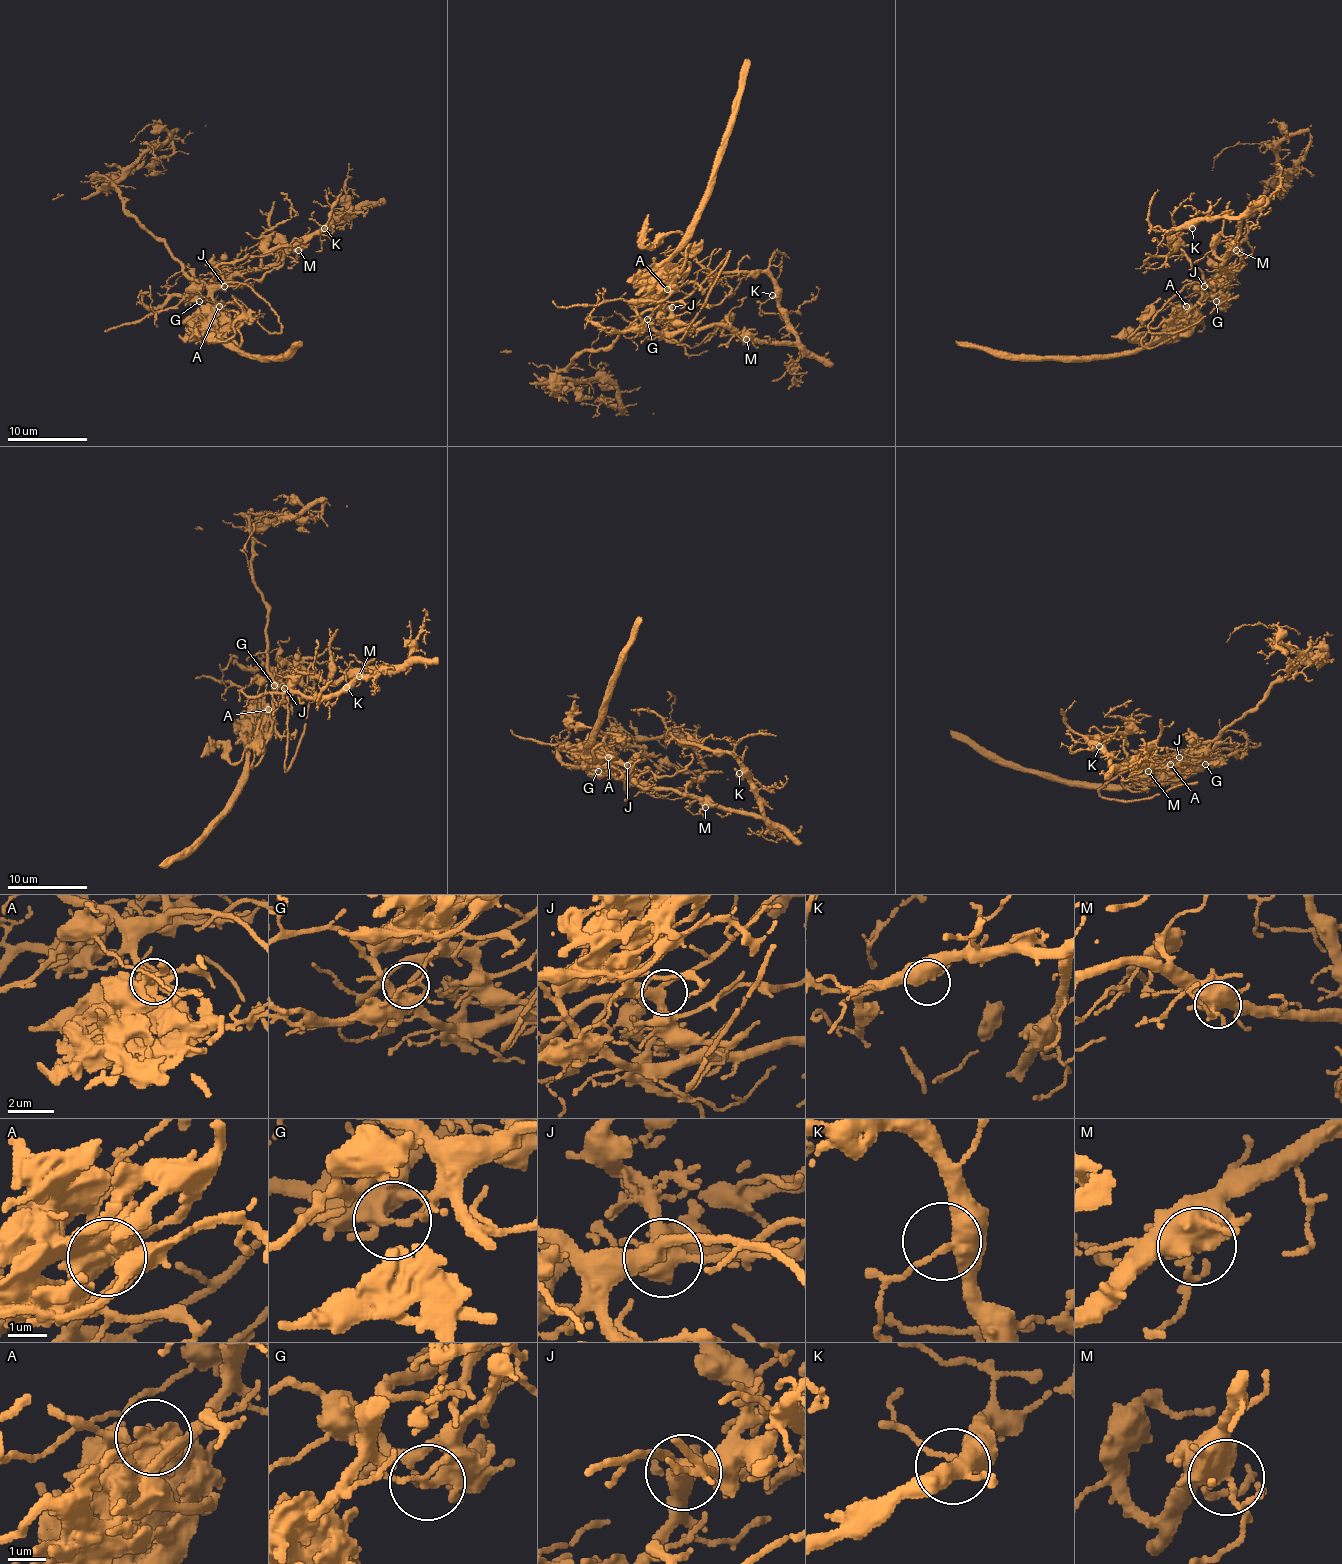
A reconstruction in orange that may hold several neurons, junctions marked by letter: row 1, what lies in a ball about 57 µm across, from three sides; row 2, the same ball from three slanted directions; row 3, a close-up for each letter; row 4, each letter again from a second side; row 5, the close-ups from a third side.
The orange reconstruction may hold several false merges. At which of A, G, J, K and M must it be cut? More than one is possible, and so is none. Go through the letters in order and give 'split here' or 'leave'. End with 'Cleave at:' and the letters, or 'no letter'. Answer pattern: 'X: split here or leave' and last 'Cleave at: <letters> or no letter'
A: split here
G: split here
J: leave
K: leave
M: leave
Cleave at: A, G

